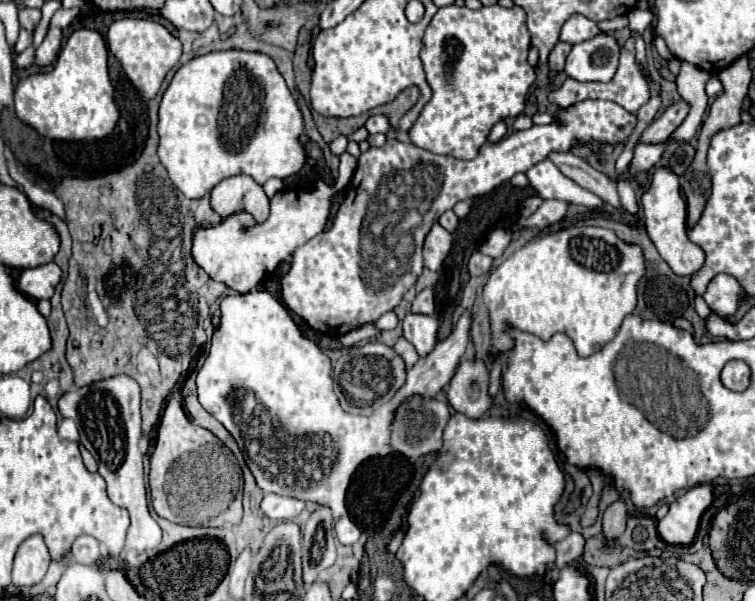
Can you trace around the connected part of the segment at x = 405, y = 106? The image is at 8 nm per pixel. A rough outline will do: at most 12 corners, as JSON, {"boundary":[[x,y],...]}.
{"boundary":[[415,86],[403,90],[395,102],[379,106],[379,114],[397,128],[401,118],[417,102]]}

